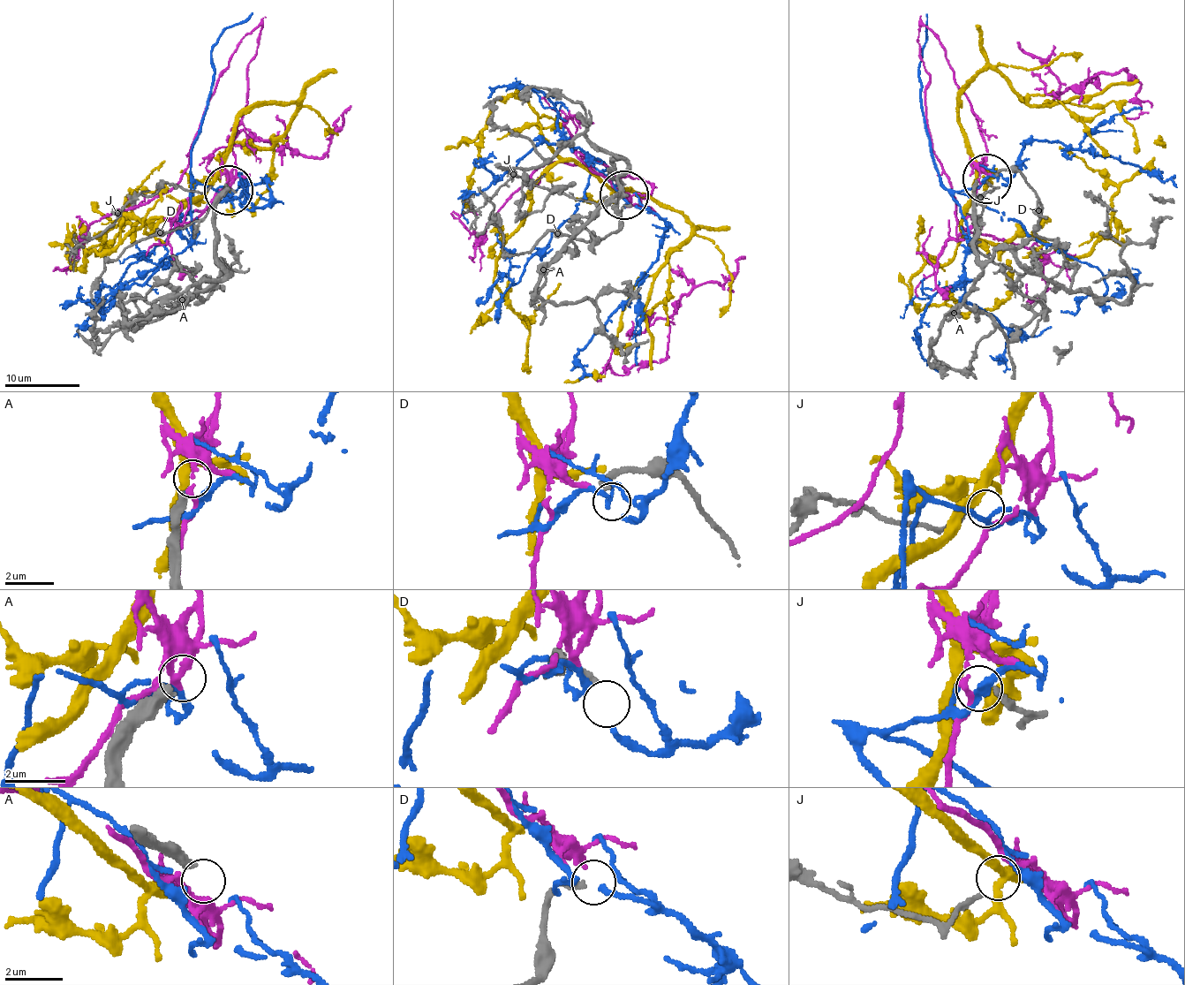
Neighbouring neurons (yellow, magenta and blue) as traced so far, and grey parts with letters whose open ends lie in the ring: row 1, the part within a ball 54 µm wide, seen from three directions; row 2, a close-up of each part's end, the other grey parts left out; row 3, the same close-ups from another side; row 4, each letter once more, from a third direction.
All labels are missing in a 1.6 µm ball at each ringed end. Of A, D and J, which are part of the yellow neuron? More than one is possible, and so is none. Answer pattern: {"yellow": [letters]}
{"yellow": []}

